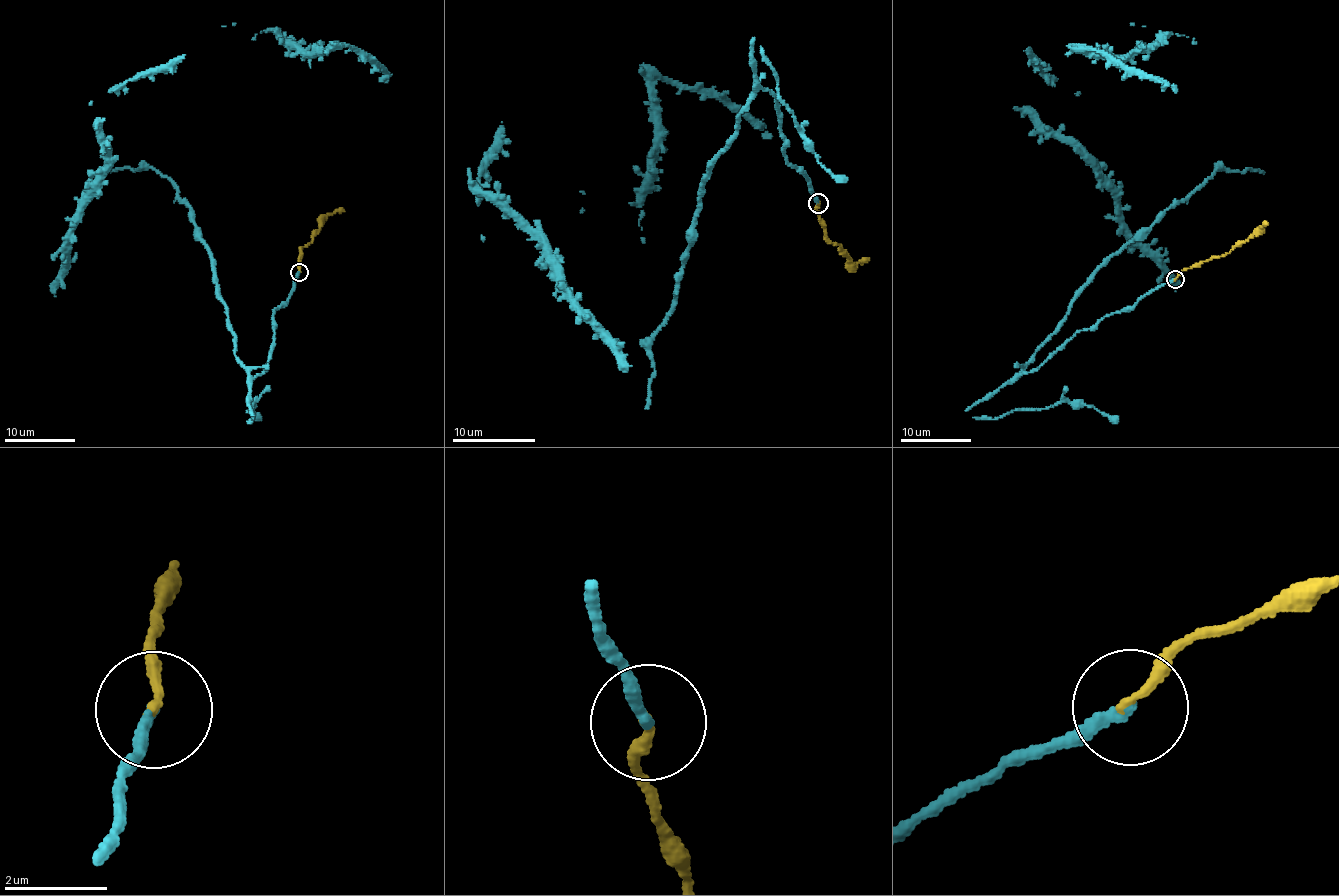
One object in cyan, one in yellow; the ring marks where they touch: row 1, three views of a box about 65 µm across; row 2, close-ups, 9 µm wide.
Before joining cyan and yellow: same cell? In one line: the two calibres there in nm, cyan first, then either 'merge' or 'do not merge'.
200 nm thick on the cyan side, 190 nm on the other; merge

